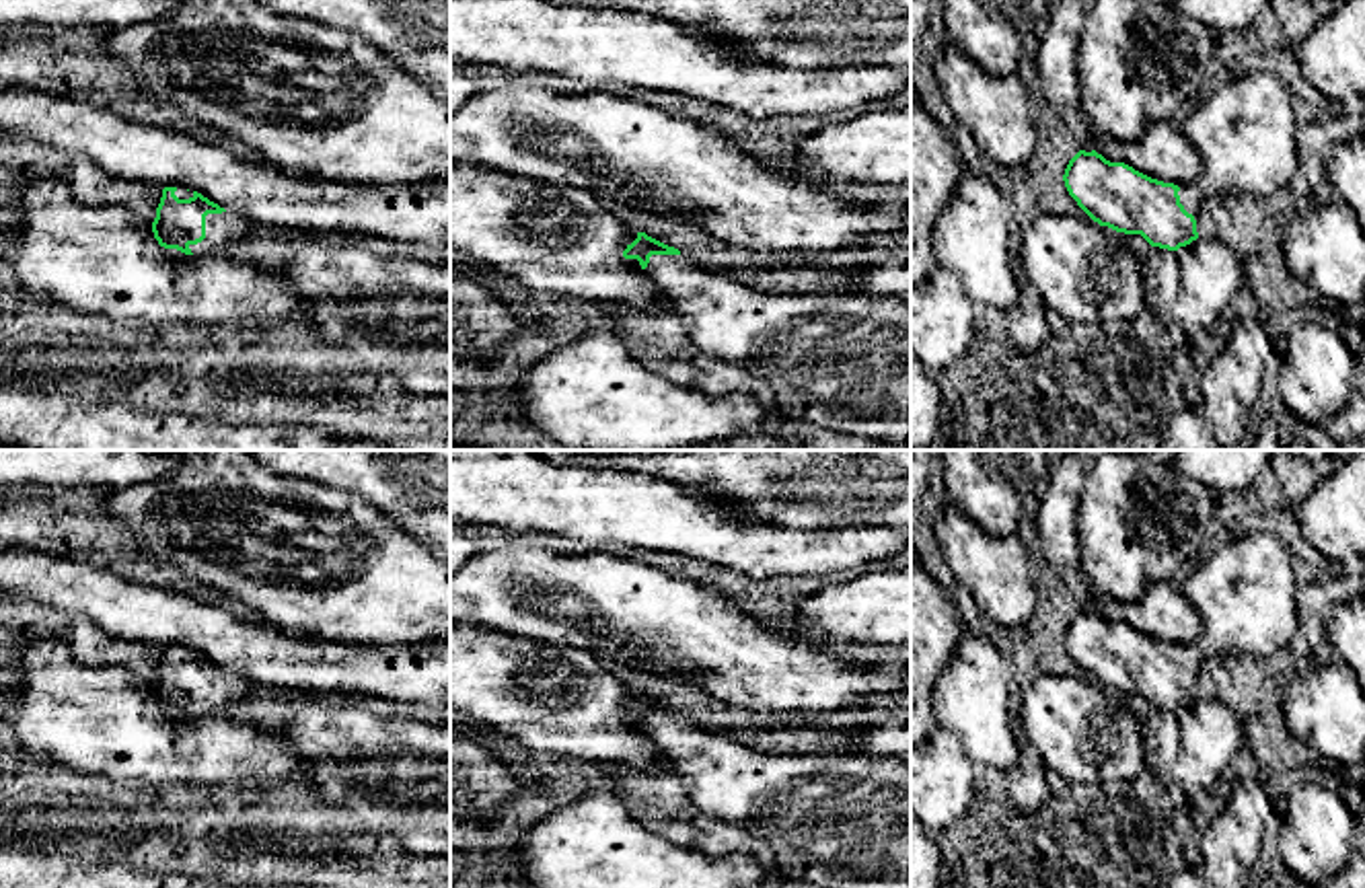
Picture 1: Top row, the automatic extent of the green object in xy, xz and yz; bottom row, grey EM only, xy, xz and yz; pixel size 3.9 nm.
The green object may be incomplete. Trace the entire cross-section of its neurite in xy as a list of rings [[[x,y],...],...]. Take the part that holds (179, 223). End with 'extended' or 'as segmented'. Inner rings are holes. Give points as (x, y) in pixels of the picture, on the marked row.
[[[185,187],[162,189],[152,222],[160,247],[195,257],[216,253],[228,243],[247,236],[253,228],[253,222]]] | extended

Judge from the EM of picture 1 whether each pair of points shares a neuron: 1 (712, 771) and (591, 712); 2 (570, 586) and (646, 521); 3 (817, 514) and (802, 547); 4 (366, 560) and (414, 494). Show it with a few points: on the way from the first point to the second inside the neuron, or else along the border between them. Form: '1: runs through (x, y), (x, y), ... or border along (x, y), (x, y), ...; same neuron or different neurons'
1: border along (644, 730), (662, 759); different neurons
2: border along (586, 547), (603, 551); different neurons
3: border along (763, 521), (794, 529), (858, 527); different neurons
4: border along (354, 494), (362, 496), (391, 523), (428, 547); different neurons

